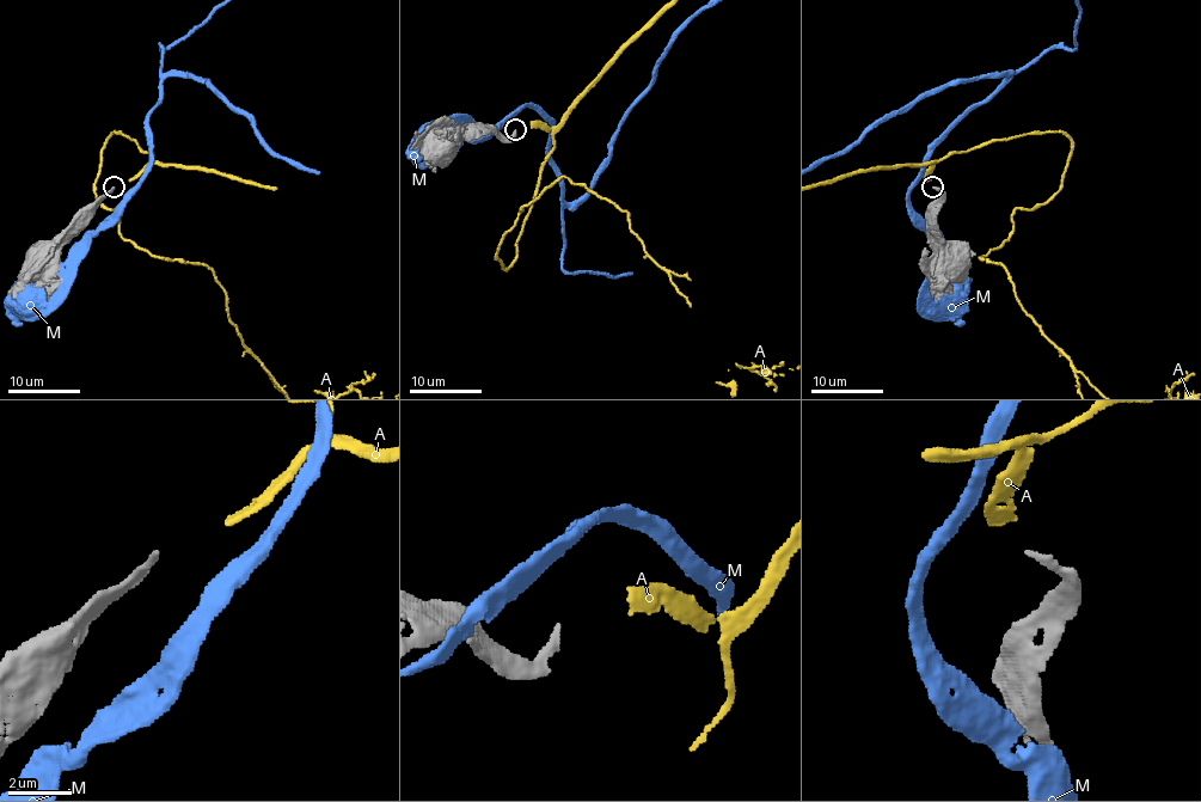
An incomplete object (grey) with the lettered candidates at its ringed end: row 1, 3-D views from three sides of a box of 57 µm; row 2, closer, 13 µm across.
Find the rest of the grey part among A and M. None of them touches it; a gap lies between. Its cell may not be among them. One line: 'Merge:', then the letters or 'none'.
Merge: A

